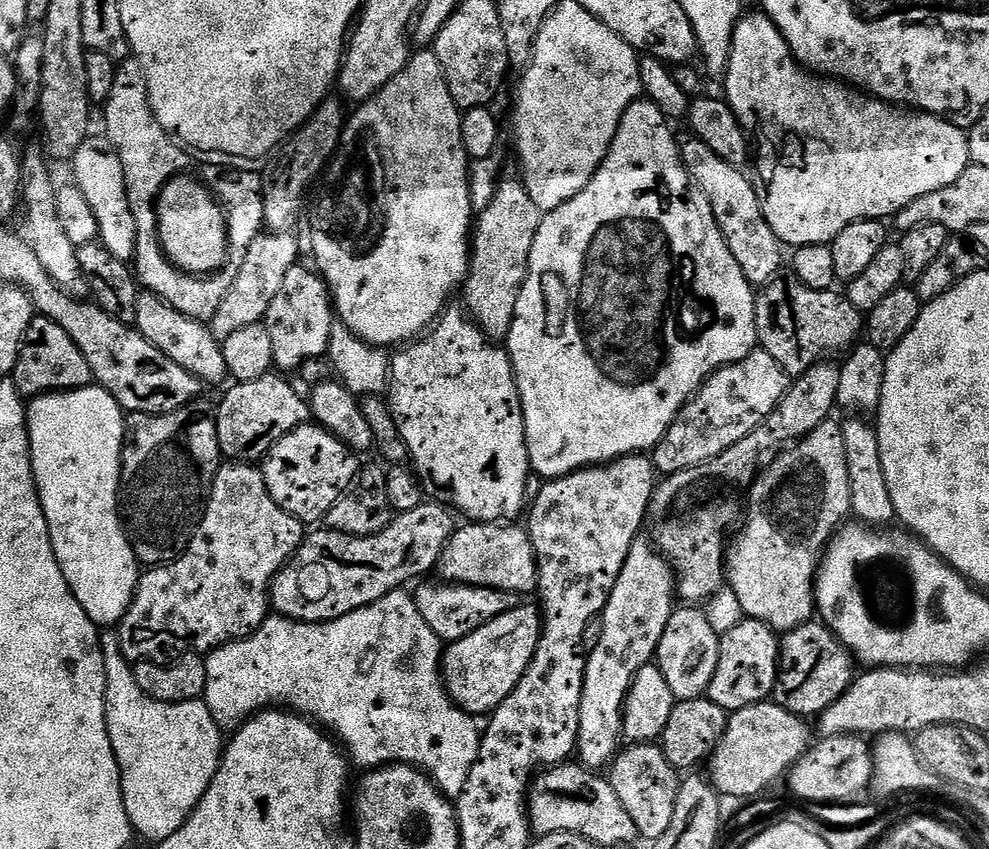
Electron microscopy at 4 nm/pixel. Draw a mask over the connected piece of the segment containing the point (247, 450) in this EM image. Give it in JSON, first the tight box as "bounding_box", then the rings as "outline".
{"bounding_box":[214,374,309,465],"outline":[[[269,374],[254,382],[236,382],[214,408],[218,446],[221,457],[228,462],[255,465],[263,461],[268,451],[286,434],[309,423],[308,401],[296,393],[291,379],[280,374]]]}

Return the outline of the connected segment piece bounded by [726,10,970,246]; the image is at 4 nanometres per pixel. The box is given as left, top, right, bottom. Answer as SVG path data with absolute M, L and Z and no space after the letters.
M752 10L747 14L741 15L734 30L732 39L732 49L730 50L730 62L726 73L728 80L728 93L726 99L728 105L734 110L734 114L739 118L740 124L744 128L744 133L750 137L754 145L754 164L760 167L760 176L768 180L768 189L763 189L760 205L766 214L766 222L770 222L770 230L780 239L781 245L799 246L801 244L827 244L831 245L832 240L846 226L850 226L859 220L878 220L883 221L884 216L895 217L896 213L901 212L914 198L922 198L922 194L930 194L934 190L942 190L954 182L970 166L968 158L968 138L965 129L956 127L951 119L941 118L919 110L909 110L904 106L889 104L887 100L877 100L876 97L865 94L855 87L849 86L835 78L825 78L819 74L813 74L805 70L792 55L790 46L786 38L774 26L774 22L763 11Z

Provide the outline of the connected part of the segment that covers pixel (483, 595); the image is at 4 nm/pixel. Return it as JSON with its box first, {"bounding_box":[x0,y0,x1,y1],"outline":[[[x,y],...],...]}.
{"bounding_box":[414,583,518,642],"outline":[[[421,583],[419,585],[421,588],[414,592],[414,599],[426,626],[430,626],[430,630],[434,630],[434,634],[438,634],[438,638],[442,642],[466,638],[470,634],[474,634],[474,630],[486,626],[486,622],[494,622],[494,618],[498,618],[498,614],[506,614],[518,604],[518,596],[515,592],[503,592],[493,588],[475,588],[469,584],[435,583]]]}

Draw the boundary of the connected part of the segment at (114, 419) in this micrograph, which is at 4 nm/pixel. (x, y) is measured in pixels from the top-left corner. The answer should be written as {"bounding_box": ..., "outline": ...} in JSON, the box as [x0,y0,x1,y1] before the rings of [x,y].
{"bounding_box":[27,386,142,629],"outline":[[[77,386],[71,392],[49,392],[27,405],[32,473],[46,514],[54,558],[78,598],[78,606],[101,629],[119,625],[132,605],[142,565],[120,519],[120,455],[124,449],[126,413],[99,386]]]}

